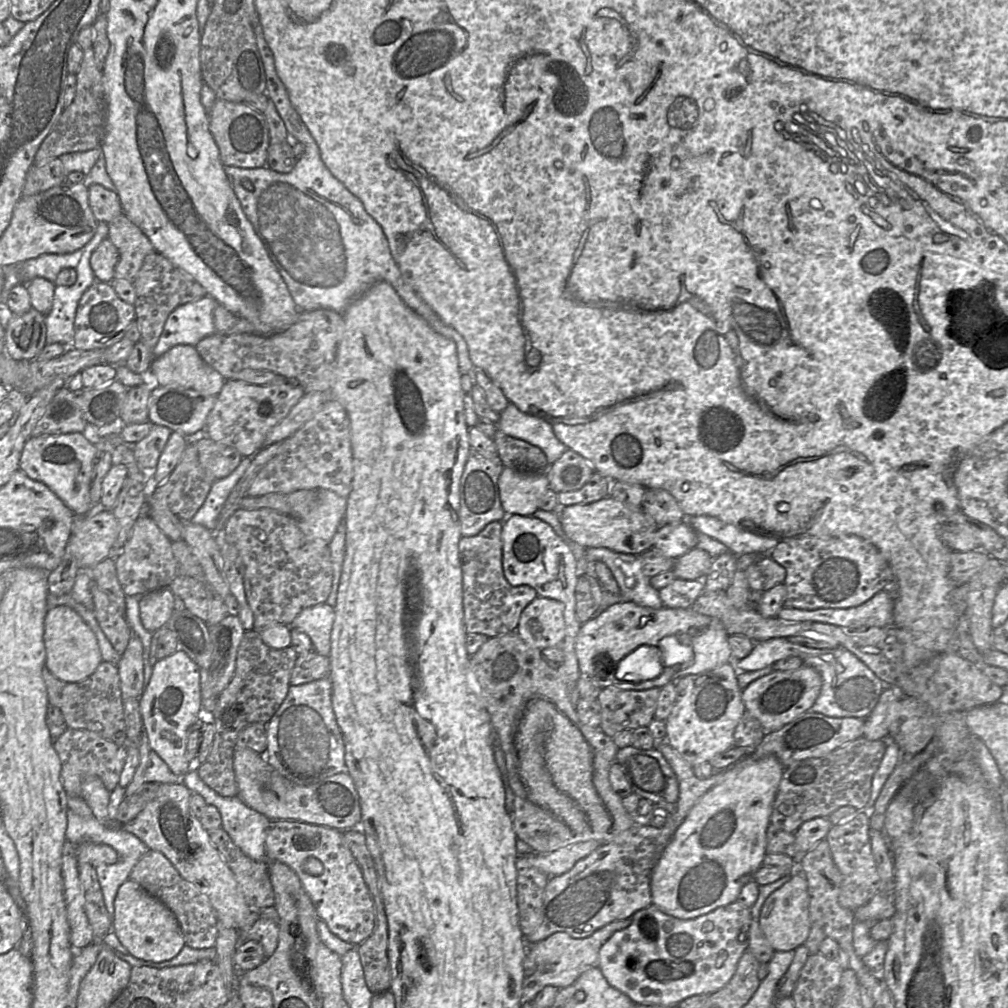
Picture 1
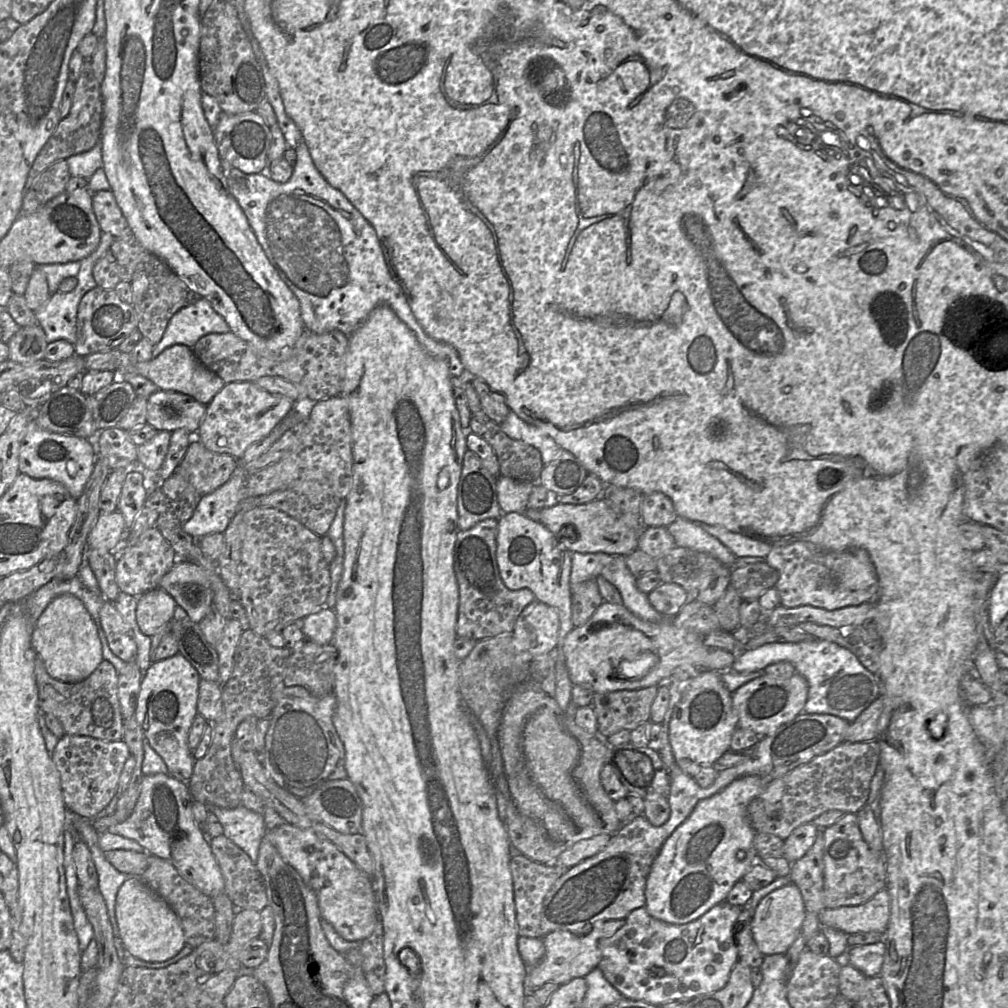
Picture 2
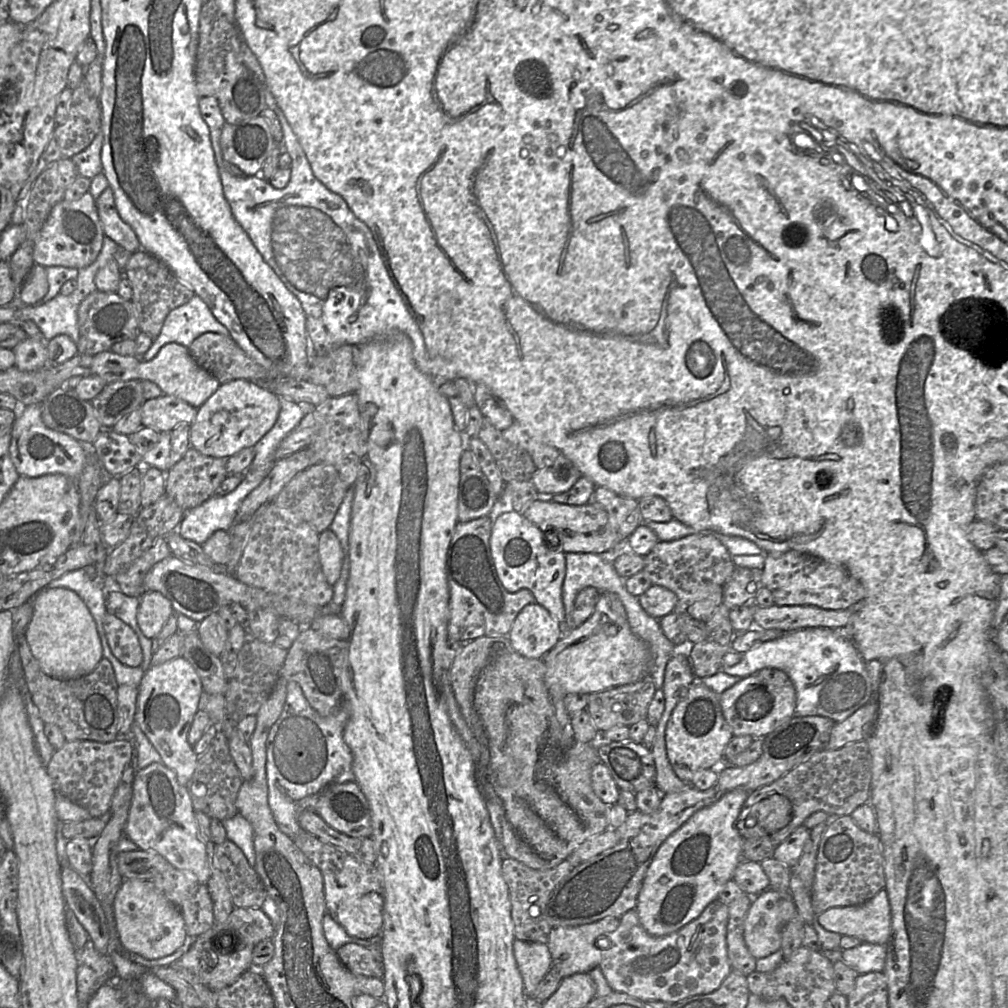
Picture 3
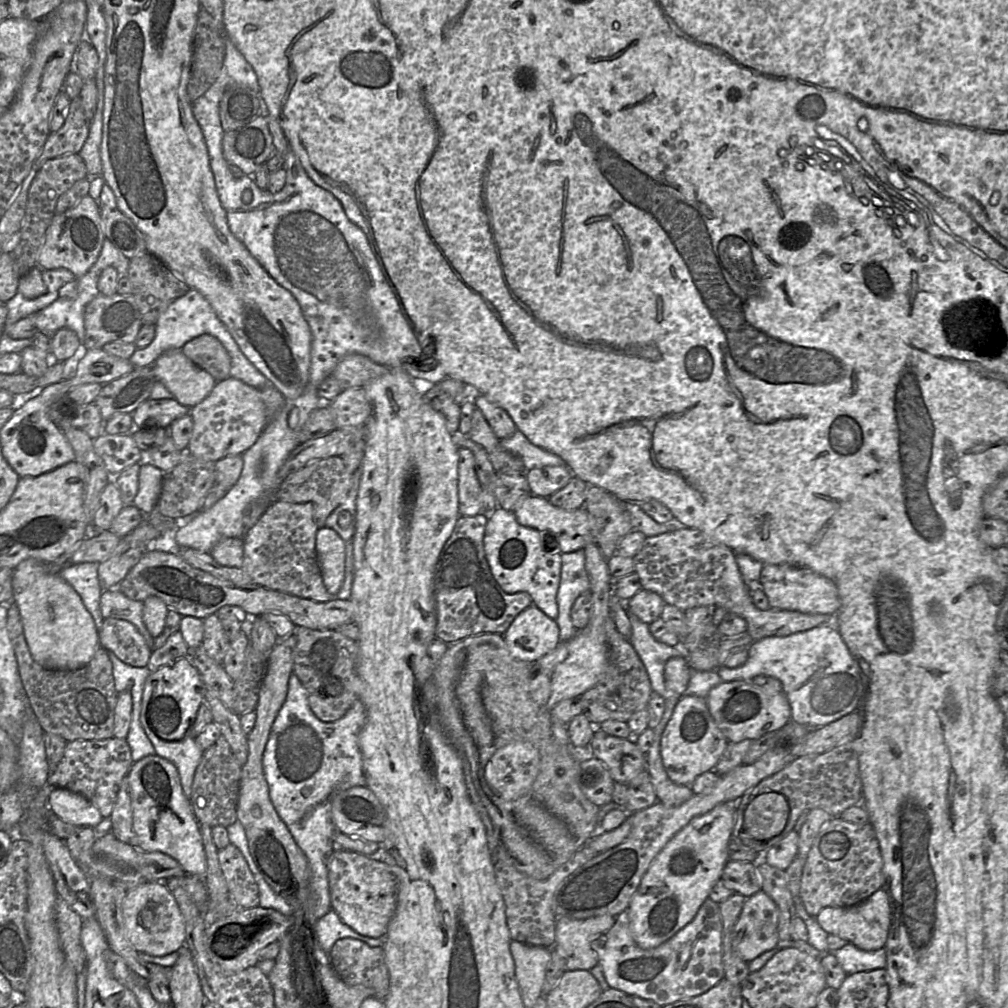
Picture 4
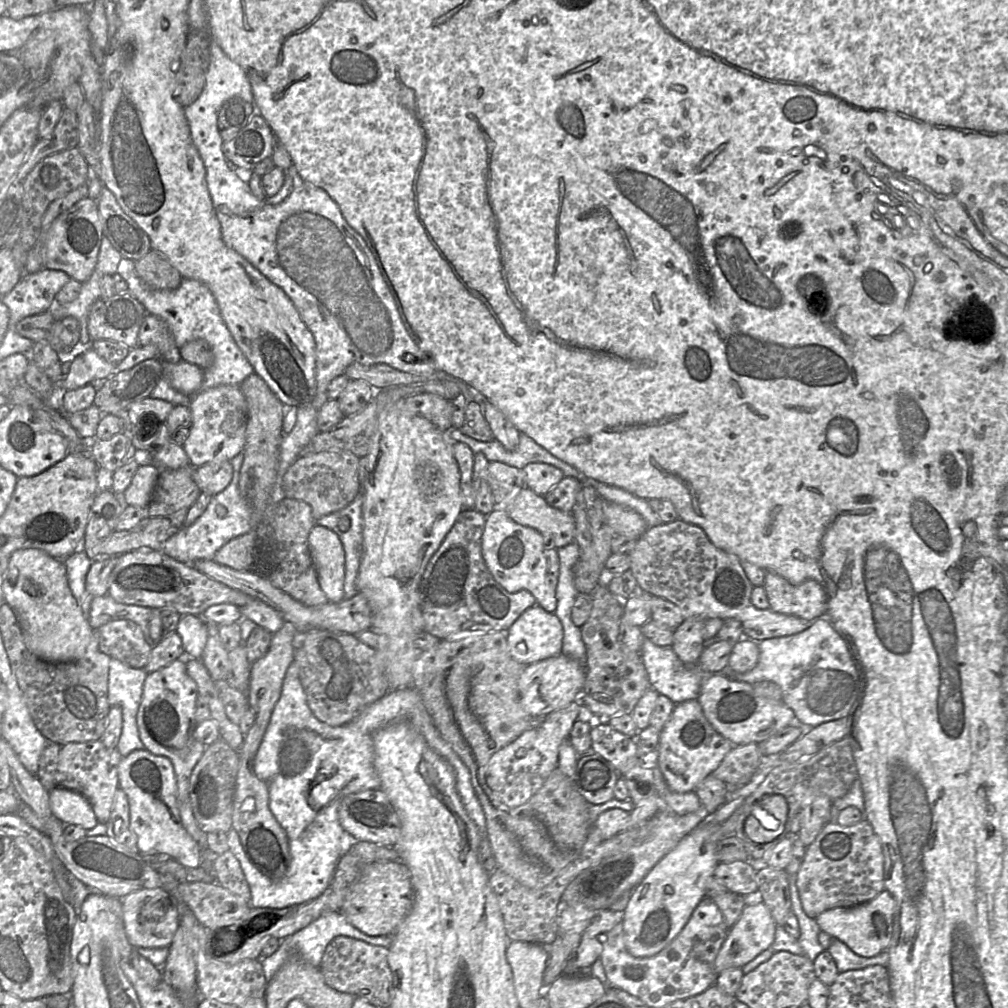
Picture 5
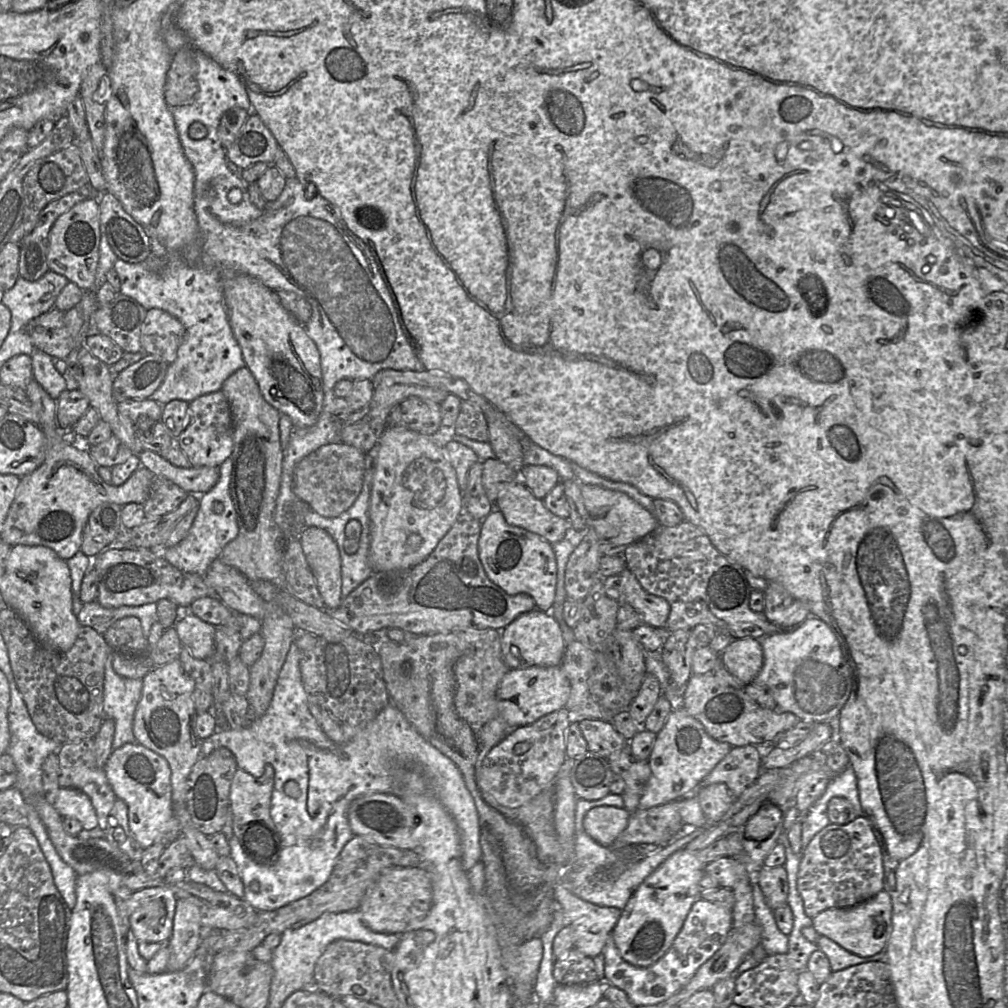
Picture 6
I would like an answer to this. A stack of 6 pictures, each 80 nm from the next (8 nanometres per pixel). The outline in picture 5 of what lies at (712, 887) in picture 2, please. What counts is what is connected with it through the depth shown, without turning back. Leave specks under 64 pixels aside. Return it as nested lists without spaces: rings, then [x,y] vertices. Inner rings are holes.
[[[721,825],[696,827],[665,855],[632,891],[629,903],[623,911],[624,943],[634,957],[651,957],[664,949],[684,928],[693,911],[705,897],[707,881],[714,877],[719,861],[716,855],[719,841],[715,834]]]

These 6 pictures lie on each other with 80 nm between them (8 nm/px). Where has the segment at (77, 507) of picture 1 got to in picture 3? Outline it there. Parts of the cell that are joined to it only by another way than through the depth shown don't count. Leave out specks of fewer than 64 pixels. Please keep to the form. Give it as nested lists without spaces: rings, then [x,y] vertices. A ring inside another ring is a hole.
[[[41,404],[25,406],[11,428],[9,447],[11,460],[20,476],[39,477],[63,474],[78,479],[85,465],[85,452],[80,443],[64,433],[48,428],[41,416]]]

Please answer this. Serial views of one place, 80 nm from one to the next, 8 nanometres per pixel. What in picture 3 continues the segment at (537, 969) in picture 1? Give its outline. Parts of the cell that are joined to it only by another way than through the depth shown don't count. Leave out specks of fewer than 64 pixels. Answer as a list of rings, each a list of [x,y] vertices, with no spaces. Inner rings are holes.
[[[606,917],[589,924],[552,928],[546,944],[552,956],[552,969],[555,969],[563,979],[577,973],[588,973],[599,966],[601,950],[595,946],[595,941],[599,936],[615,931],[619,924],[620,918]]]

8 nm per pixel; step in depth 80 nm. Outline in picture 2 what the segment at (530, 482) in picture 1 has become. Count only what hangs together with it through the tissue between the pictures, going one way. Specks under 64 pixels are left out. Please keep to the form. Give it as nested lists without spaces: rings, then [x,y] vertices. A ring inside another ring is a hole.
[[[506,476],[497,481],[498,502],[502,514],[525,513],[534,483],[520,482]]]

